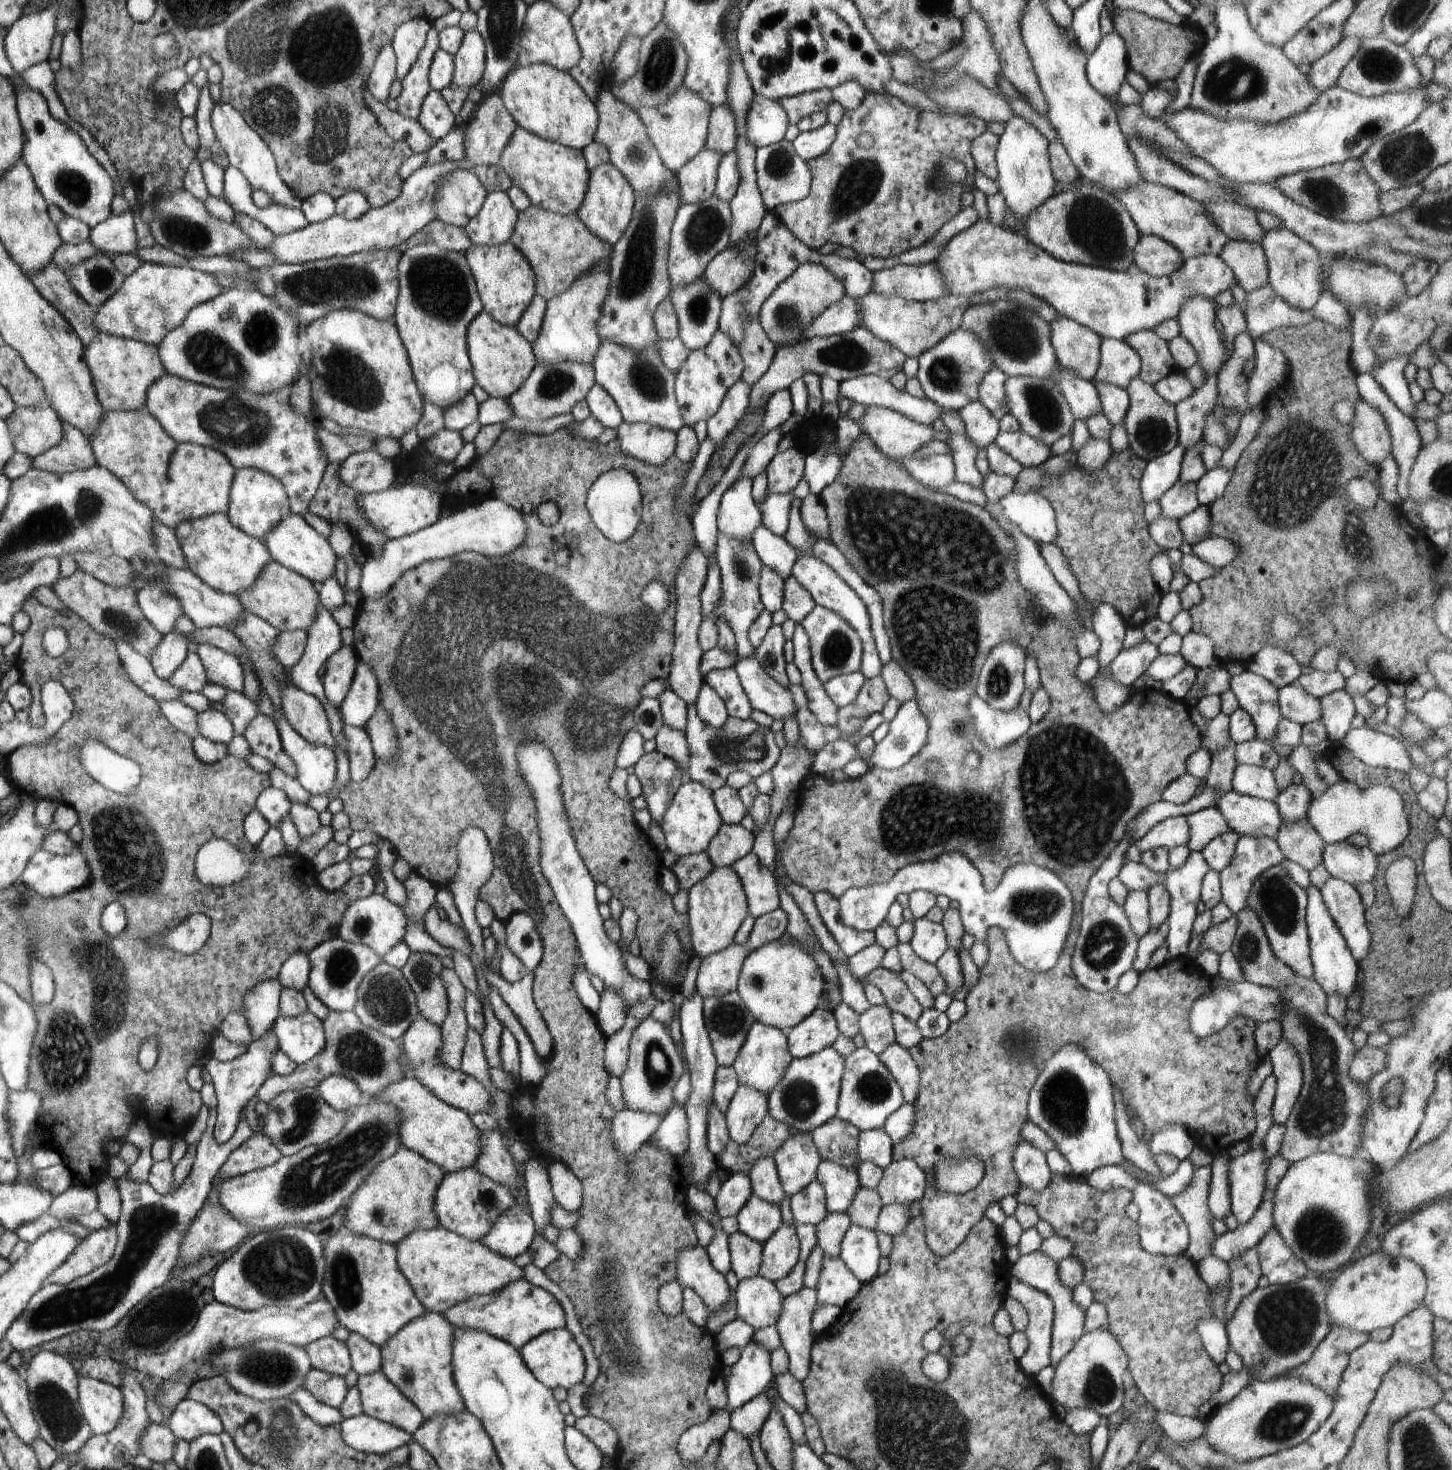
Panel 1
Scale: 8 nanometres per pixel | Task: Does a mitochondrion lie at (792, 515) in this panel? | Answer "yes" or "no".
no

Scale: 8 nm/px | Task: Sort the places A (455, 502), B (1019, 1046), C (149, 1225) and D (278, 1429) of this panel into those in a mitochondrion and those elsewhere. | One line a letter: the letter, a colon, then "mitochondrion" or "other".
A: other
B: mitochondrion
C: mitochondrion
D: mitochondrion

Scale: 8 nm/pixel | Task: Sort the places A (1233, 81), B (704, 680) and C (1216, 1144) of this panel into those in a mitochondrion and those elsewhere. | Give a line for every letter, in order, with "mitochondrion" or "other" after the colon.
A: mitochondrion
B: other
C: other

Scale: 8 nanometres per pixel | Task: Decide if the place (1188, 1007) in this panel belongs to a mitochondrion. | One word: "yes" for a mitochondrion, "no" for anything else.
no

